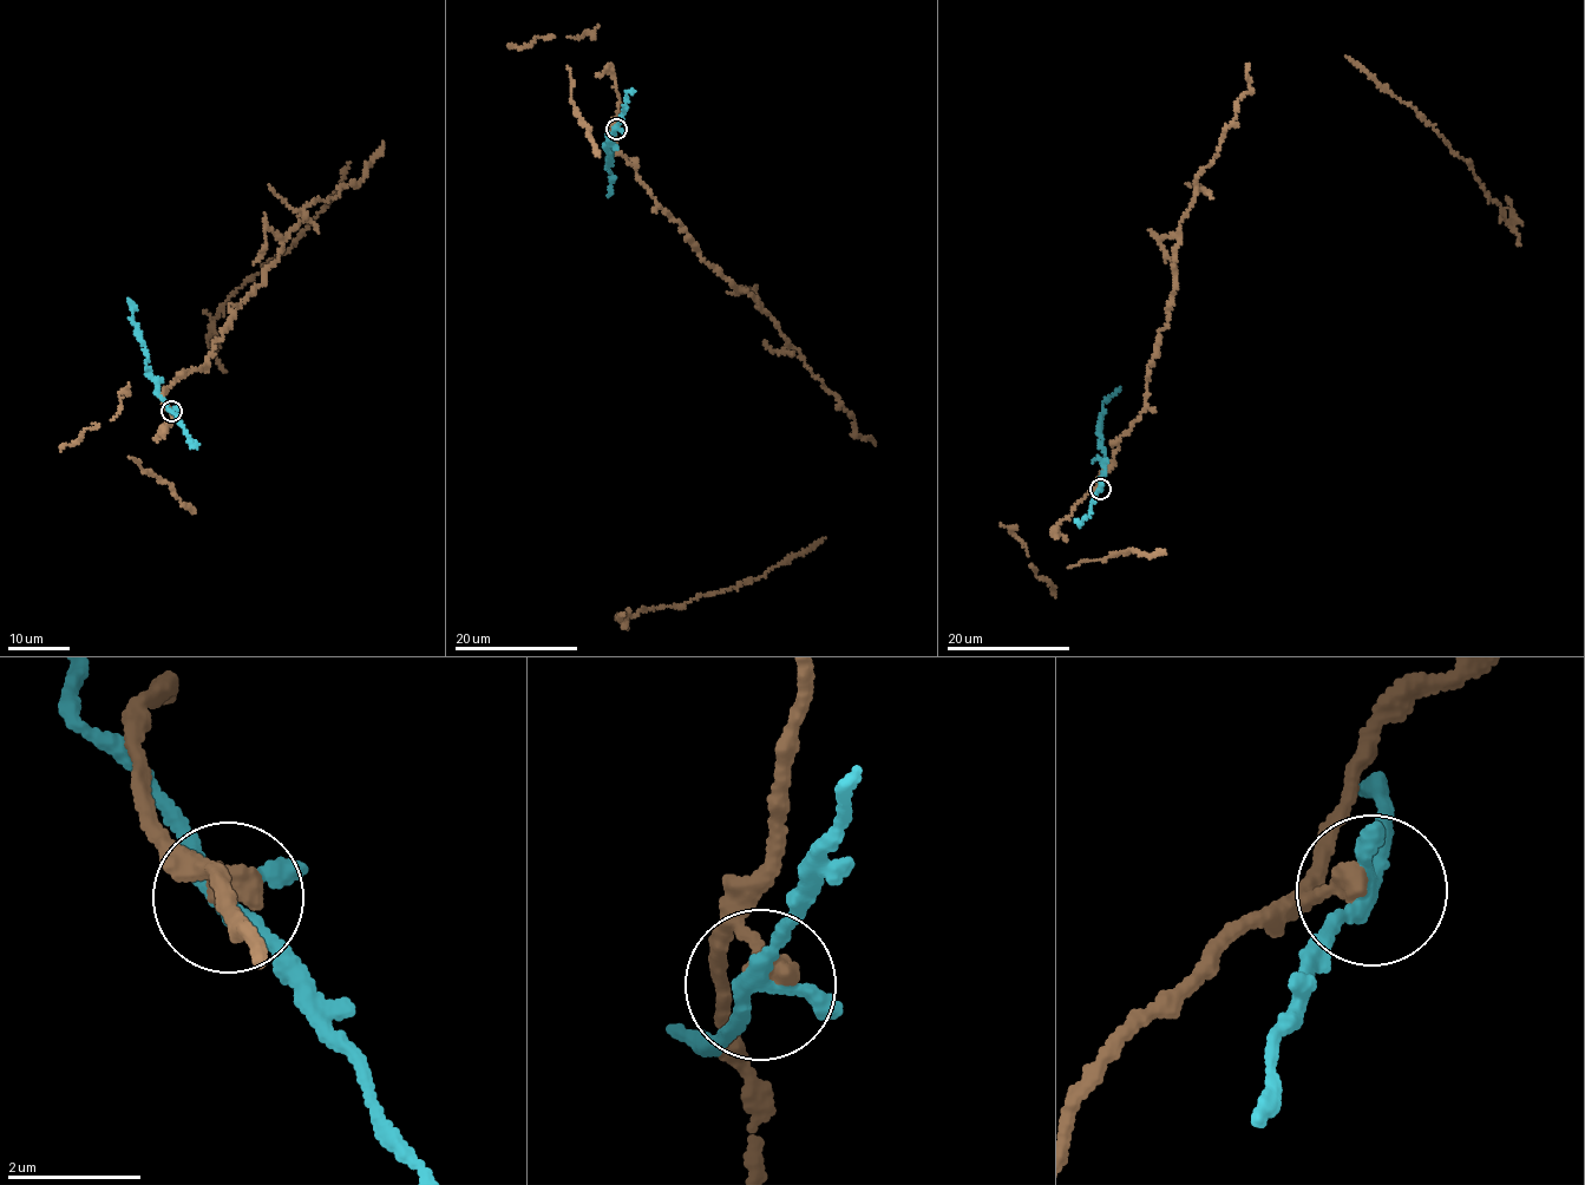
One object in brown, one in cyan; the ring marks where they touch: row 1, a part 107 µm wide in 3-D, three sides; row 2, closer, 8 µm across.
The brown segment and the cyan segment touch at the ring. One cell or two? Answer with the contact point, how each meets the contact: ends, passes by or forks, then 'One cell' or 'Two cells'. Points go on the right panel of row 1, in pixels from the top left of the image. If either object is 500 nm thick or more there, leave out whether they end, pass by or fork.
Place: (1100, 489). At the ring brown ends. At the ring cyan forks. Two cells

